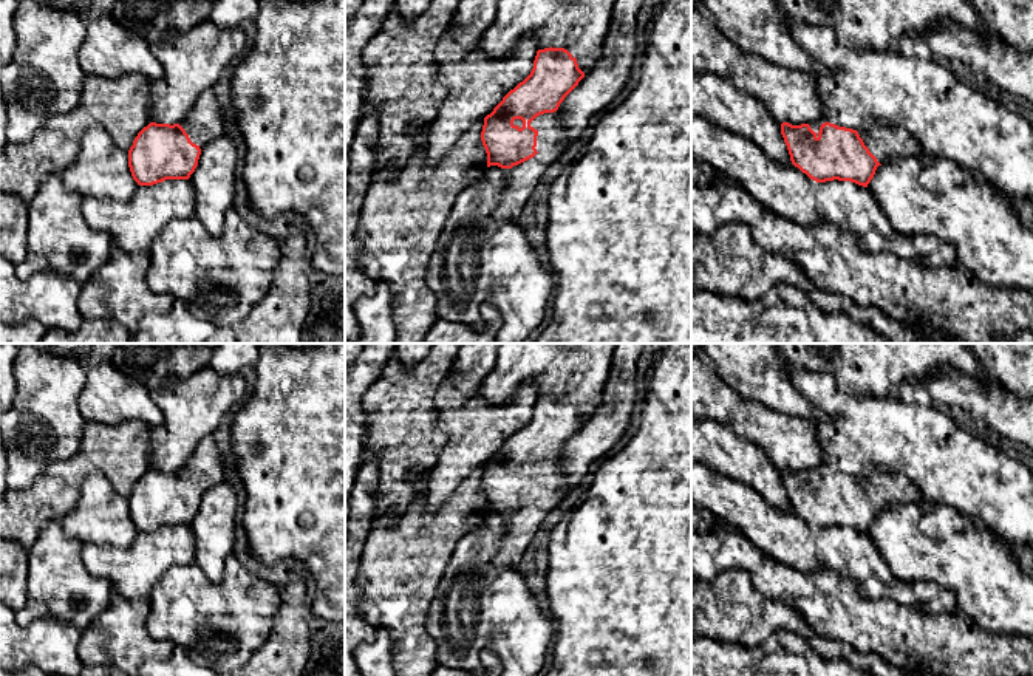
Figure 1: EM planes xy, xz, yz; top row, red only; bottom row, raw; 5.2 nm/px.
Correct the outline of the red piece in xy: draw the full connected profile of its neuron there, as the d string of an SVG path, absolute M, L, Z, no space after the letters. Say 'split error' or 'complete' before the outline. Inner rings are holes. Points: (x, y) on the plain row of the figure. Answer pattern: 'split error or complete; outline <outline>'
split error; outline M206 436L179 470L150 469L128 497L128 514L139 532L189 526L201 497L224 481L224 463L215 439Z

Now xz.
split error; outline M538 396L530 421L484 464L481 487L487 500L487 514L509 517L496 554L498 566L518 565L546 515L561 501L566 475L560 470L557 456L583 424L577 405L568 396Z

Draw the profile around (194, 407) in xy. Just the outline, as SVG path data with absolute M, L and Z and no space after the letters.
M206 365L187 377L172 376L150 388L164 422L152 428L150 463L156 470L179 470L196 446L210 436L226 413L247 398L241 374L221 374Z

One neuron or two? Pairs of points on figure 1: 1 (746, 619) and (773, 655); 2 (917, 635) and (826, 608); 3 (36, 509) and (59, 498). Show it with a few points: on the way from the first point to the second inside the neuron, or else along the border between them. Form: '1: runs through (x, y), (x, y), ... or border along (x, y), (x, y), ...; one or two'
1: border along (800, 635), (773, 633), (752, 647), (729, 644); two
2: runs through (894, 631), (886, 627), (865, 625), (849, 617); one
3: runs through (42, 503), (47, 498), (53, 498); one

